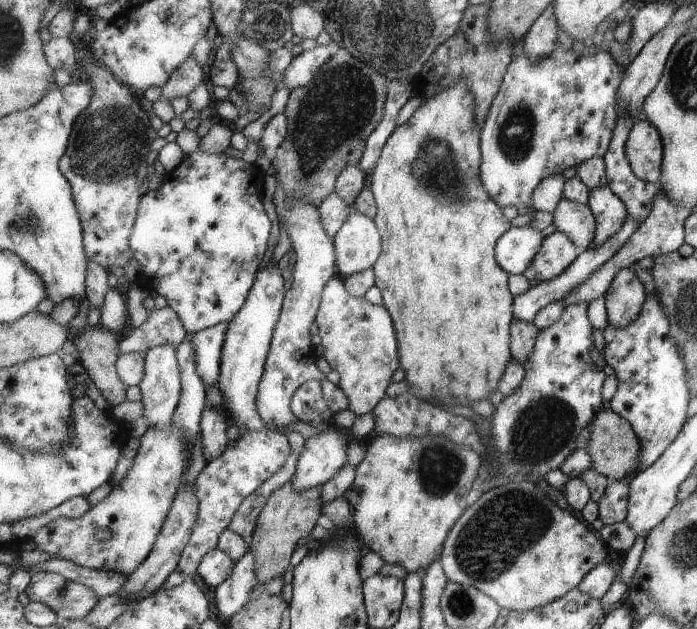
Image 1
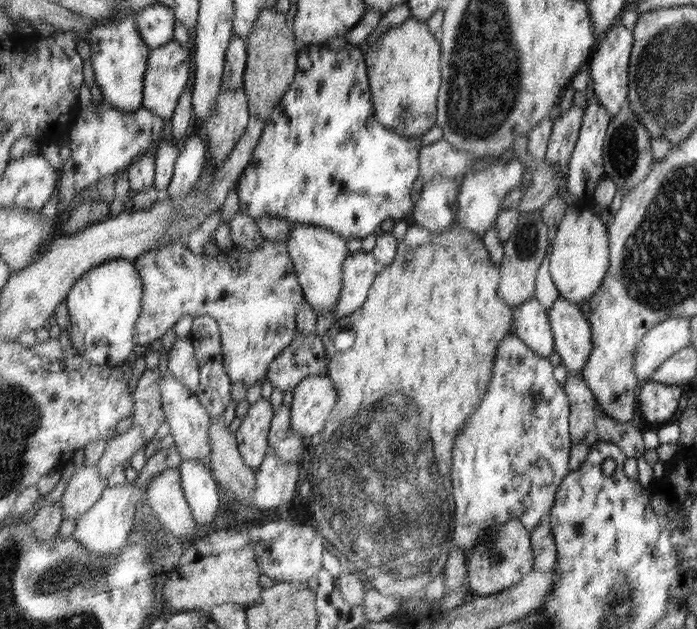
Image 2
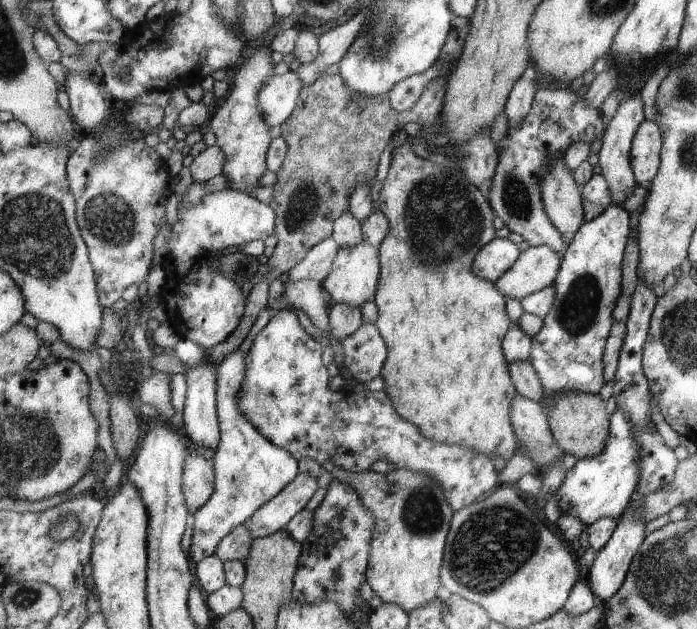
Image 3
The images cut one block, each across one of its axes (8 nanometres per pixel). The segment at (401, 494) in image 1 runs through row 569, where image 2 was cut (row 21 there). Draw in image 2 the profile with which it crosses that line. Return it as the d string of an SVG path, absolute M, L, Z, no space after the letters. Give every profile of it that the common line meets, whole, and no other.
M409 16L400 26L391 27L368 47L366 63L369 65L370 90L374 96L375 114L387 128L408 139L421 138L437 125L438 98L442 91L442 44L431 31L429 23Z

